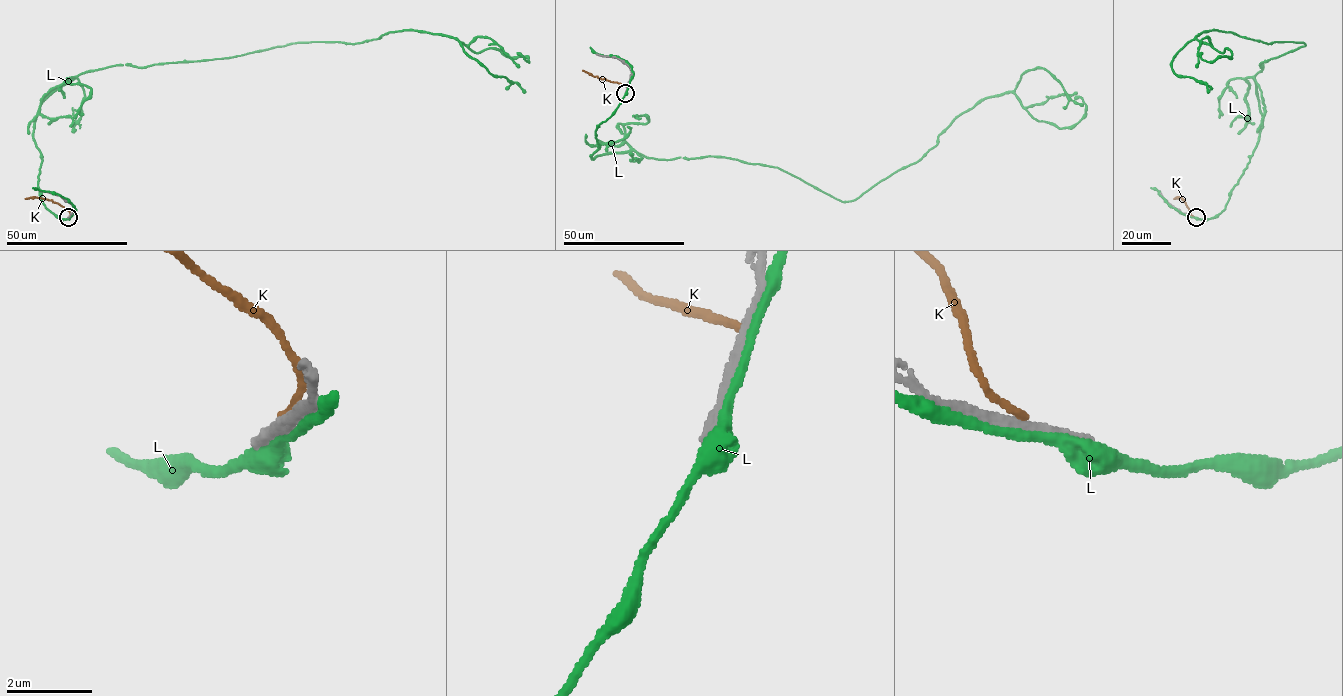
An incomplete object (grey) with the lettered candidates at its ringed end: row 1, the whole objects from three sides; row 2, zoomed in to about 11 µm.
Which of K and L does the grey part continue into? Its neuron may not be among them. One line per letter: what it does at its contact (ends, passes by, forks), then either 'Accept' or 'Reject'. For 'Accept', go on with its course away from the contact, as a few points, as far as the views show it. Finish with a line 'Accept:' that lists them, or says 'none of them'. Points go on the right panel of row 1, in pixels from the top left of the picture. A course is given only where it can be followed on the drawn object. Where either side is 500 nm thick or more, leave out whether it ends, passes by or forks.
K: It ends there. Reject
L: It passes by. Reject
Accept: none of them

